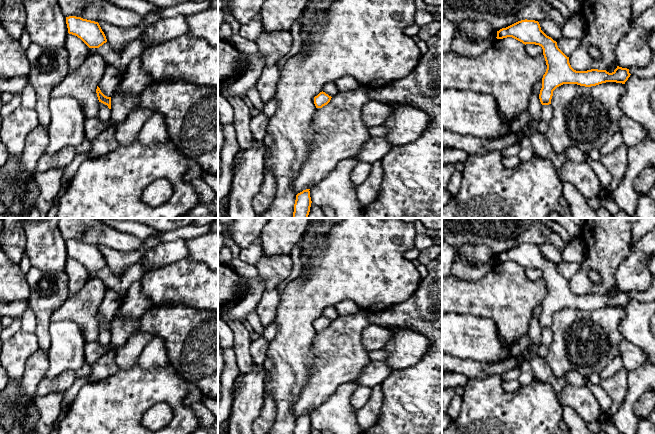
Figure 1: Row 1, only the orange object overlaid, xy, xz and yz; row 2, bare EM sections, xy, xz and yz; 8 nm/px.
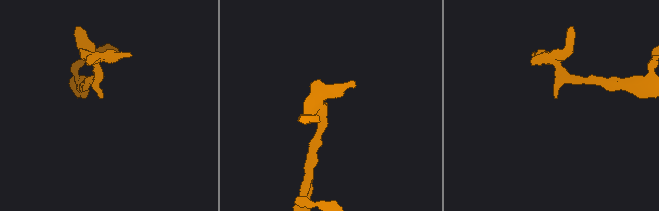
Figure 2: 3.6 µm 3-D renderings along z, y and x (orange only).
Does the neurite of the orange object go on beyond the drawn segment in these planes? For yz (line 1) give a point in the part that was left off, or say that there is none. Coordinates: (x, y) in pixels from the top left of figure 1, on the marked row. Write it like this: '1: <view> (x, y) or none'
1: none

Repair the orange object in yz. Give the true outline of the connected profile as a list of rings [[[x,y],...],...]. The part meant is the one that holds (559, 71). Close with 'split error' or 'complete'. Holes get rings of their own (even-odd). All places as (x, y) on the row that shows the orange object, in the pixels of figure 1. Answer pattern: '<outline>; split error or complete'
[[[521,20],[497,31],[497,39],[507,37],[512,37],[525,45],[535,44],[542,47],[547,65],[539,94],[542,105],[551,104],[553,91],[563,84],[577,84],[585,87],[606,82],[625,84],[631,75],[629,69],[619,66],[612,73],[598,69],[574,70],[569,63],[569,57],[558,48],[556,41],[541,30],[539,22],[535,20]]]; complete

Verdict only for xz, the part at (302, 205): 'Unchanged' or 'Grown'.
Unchanged

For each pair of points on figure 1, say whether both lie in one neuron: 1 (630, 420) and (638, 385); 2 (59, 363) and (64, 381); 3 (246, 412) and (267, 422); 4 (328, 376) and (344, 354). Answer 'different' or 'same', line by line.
1: same
2: different
3: different
4: same

